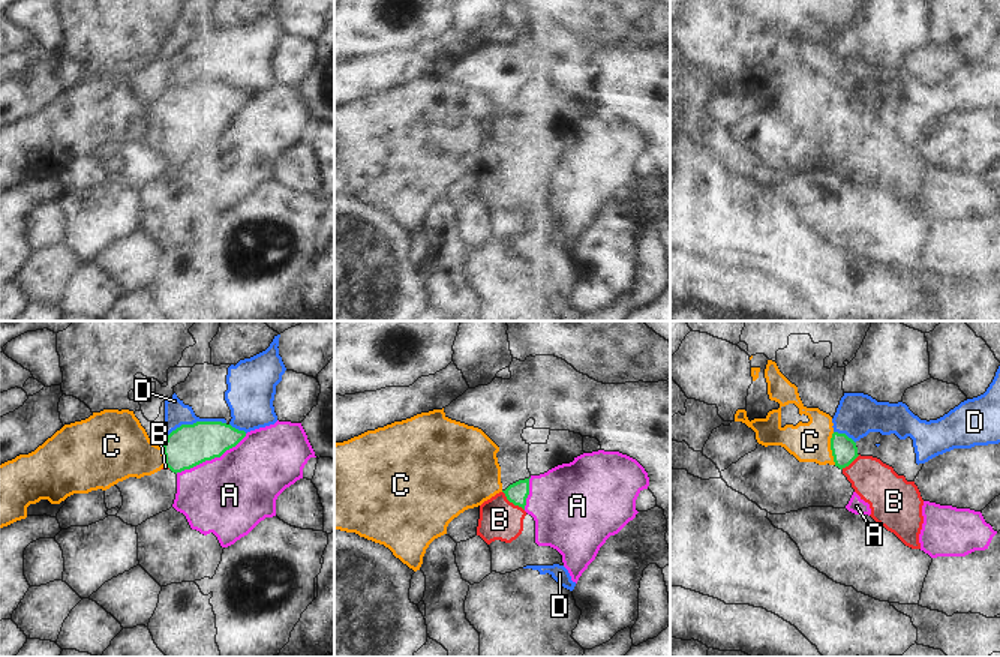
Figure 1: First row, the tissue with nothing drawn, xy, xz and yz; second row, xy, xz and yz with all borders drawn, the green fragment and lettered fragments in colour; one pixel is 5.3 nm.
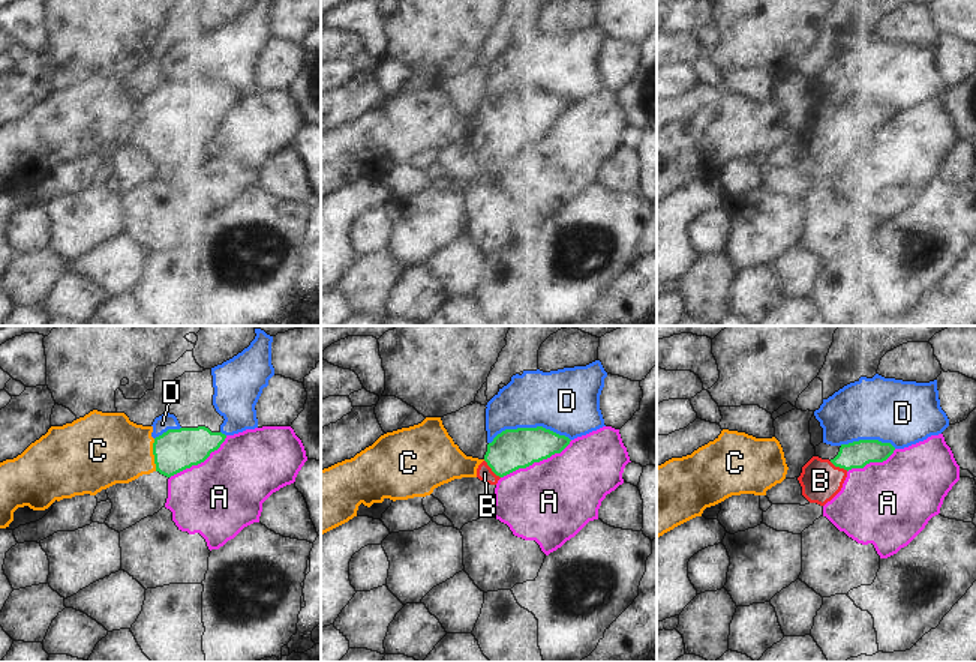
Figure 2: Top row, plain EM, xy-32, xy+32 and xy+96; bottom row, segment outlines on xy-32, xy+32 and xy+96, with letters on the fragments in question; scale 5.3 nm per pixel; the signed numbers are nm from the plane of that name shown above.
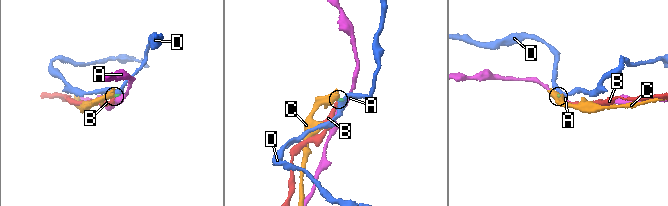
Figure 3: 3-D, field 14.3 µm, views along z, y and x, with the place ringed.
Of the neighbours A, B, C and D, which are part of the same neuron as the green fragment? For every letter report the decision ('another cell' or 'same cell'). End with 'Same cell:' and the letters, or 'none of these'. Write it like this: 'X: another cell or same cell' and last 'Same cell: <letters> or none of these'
A: another cell
B: same cell
C: another cell
D: another cell
Same cell: B

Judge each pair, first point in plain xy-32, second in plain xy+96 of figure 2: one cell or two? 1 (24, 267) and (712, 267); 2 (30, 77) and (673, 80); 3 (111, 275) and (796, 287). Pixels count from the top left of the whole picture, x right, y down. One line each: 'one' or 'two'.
1: one
2: two
3: one

